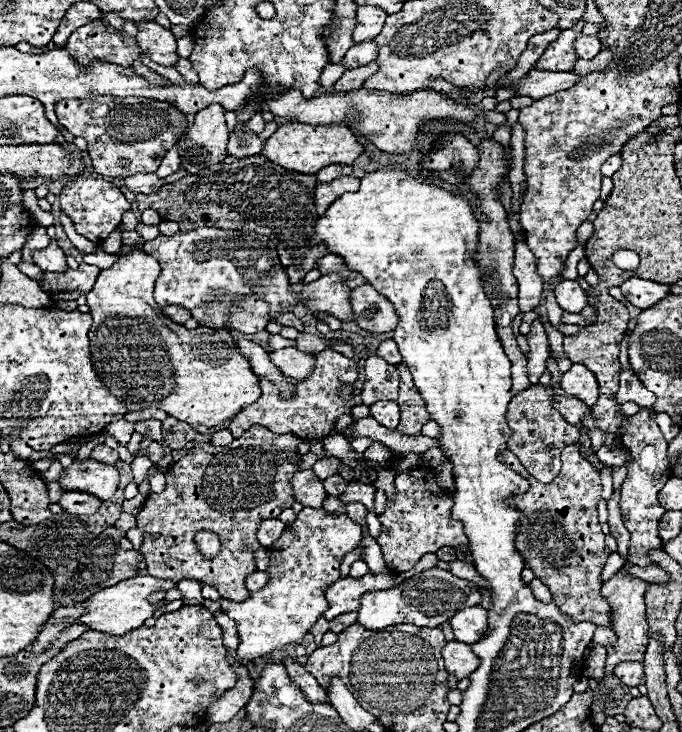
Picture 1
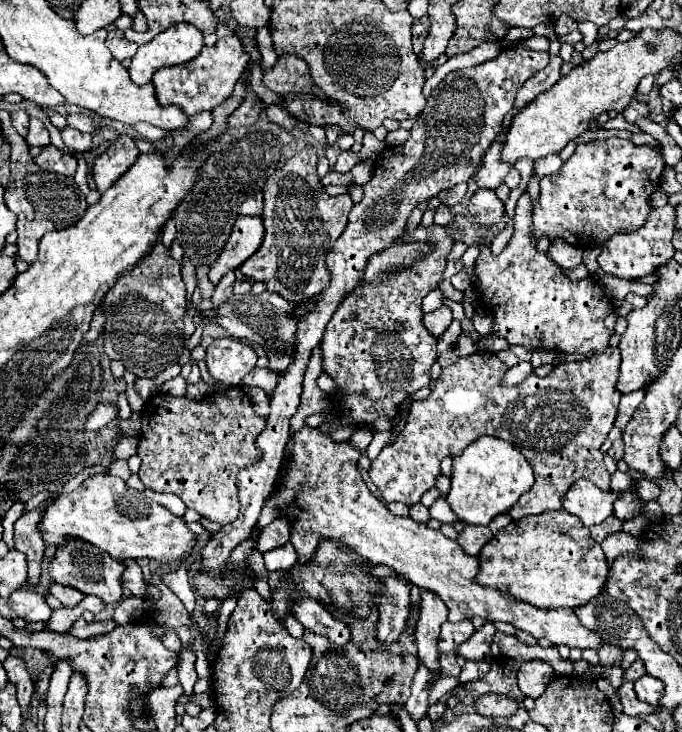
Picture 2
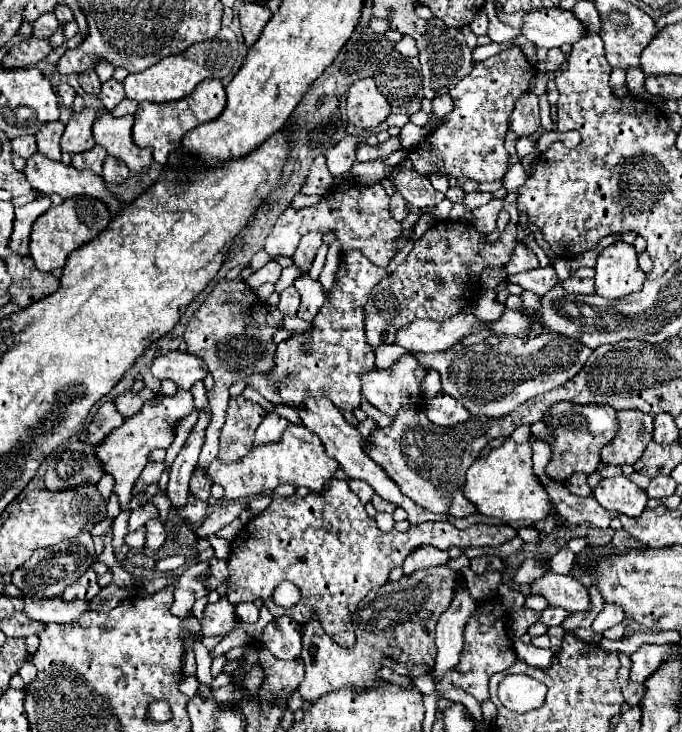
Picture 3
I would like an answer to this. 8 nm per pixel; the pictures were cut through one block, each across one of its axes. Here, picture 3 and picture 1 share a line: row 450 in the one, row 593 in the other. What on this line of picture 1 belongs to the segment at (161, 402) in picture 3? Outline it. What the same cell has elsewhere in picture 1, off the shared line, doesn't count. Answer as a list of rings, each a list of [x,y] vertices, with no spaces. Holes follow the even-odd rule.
[[[136,576],[136,578],[130,578],[130,580],[124,580],[124,582],[118,582],[116,586],[110,586],[106,590],[100,590],[96,592],[92,598],[88,598],[84,602],[84,608],[86,608],[86,614],[82,614],[80,618],[76,620],[60,620],[62,624],[64,622],[72,622],[72,624],[84,624],[88,630],[92,632],[102,632],[102,634],[112,634],[112,636],[122,636],[130,630],[136,630],[138,626],[144,624],[144,620],[148,620],[156,606],[158,604],[150,604],[146,600],[148,594],[156,592],[156,590],[172,590],[176,586],[176,582],[172,580],[162,580],[162,578],[154,578],[154,576]]]

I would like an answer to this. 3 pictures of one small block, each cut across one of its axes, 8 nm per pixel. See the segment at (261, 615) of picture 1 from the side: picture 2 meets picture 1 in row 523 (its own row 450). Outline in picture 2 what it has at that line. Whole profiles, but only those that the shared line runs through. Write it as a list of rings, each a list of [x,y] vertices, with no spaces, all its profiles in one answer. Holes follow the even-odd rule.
[[[304,426],[294,438],[294,452],[290,456],[290,468],[286,476],[276,480],[274,492],[268,496],[268,502],[260,514],[258,526],[266,526],[278,516],[292,520],[290,542],[298,552],[298,560],[306,560],[316,544],[322,538],[340,540],[346,548],[358,552],[370,562],[380,562],[394,568],[398,574],[406,576],[418,588],[438,594],[450,614],[450,622],[470,620],[474,616],[484,618],[486,622],[502,620],[520,628],[534,638],[546,638],[552,644],[566,644],[570,648],[598,650],[604,640],[580,624],[574,610],[544,610],[530,606],[522,600],[516,600],[500,590],[486,588],[474,582],[478,572],[478,558],[464,554],[456,540],[446,538],[440,530],[432,530],[426,524],[418,524],[408,516],[396,516],[388,506],[376,498],[358,472],[360,452],[350,446],[350,442],[336,444],[328,434],[322,434],[318,428]]]

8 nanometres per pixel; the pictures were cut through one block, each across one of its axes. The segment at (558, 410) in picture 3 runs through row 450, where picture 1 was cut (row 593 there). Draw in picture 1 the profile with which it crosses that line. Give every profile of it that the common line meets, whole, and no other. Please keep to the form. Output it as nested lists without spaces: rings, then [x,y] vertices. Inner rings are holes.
[[[566,446],[562,450],[564,466],[550,484],[543,484],[528,474],[510,450],[500,454],[500,460],[530,482],[526,494],[510,500],[510,504],[522,514],[516,532],[516,546],[524,554],[526,566],[532,568],[536,578],[550,588],[554,604],[570,620],[610,626],[610,606],[600,596],[600,572],[608,558],[604,546],[606,536],[598,520],[598,502],[602,494],[600,474],[592,470],[576,446]]]

